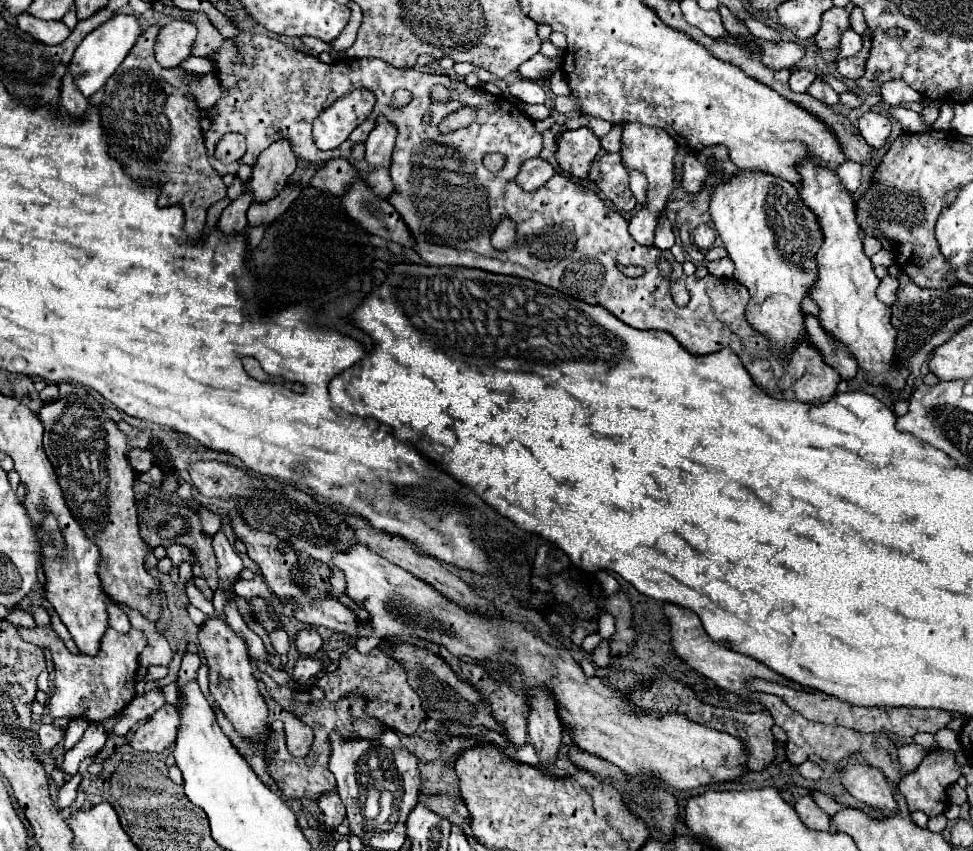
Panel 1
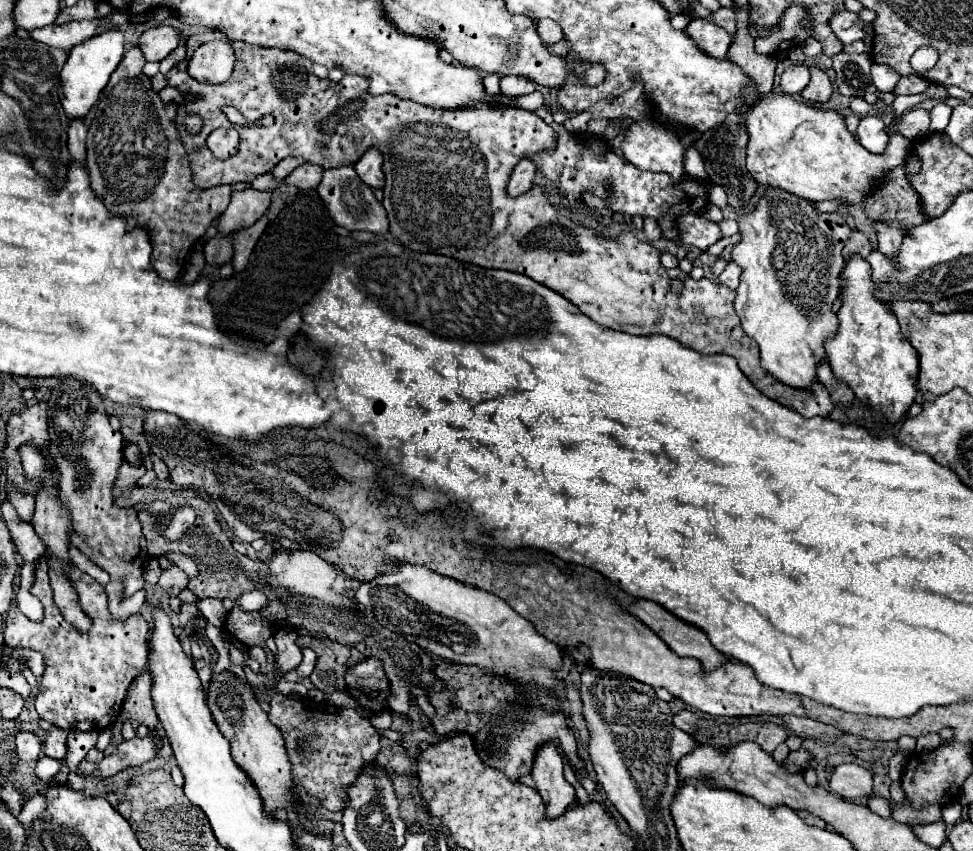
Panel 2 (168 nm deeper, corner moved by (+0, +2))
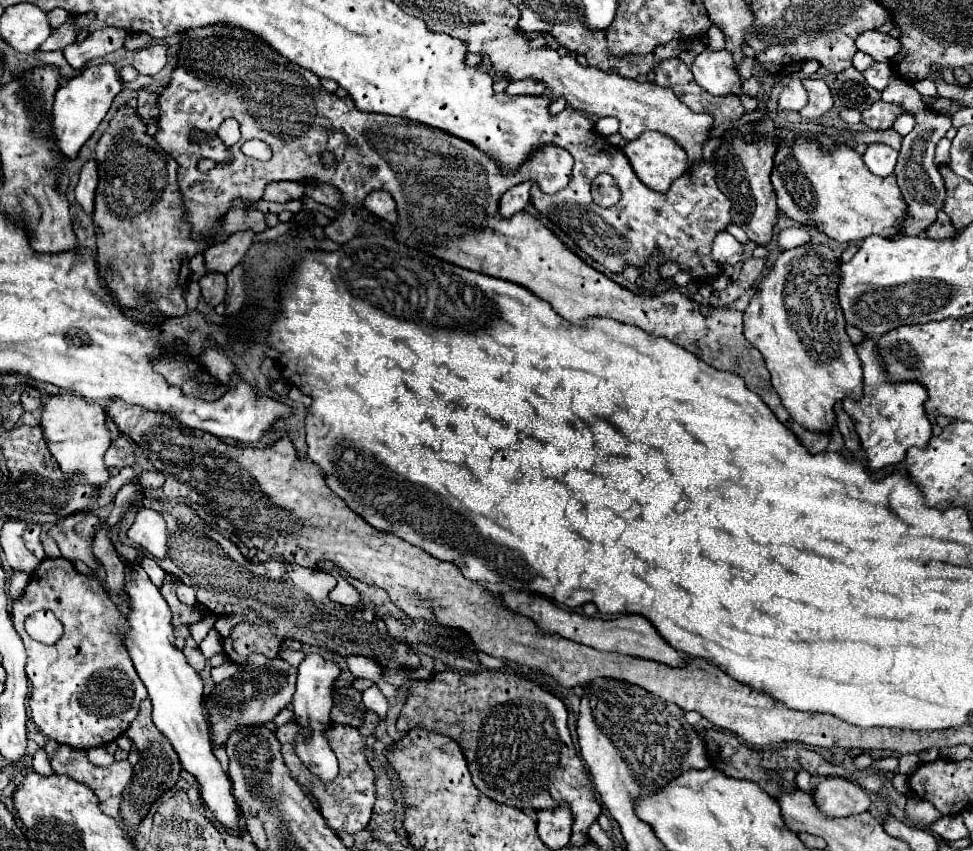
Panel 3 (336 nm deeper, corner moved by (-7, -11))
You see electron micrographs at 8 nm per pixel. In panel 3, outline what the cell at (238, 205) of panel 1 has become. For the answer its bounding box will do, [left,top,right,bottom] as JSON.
[199,273,227,305]

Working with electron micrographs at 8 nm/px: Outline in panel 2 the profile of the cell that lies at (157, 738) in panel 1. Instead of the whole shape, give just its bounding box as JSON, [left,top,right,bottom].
[76,736,156,778]

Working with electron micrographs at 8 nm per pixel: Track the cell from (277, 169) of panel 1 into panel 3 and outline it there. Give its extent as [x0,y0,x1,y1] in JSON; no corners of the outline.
[205,229,255,273]

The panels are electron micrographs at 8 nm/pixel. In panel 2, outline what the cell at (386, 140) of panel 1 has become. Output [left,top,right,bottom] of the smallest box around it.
[354,148,384,190]

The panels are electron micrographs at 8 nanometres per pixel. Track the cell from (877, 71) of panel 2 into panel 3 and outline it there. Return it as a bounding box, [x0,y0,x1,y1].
[863,63,893,91]

